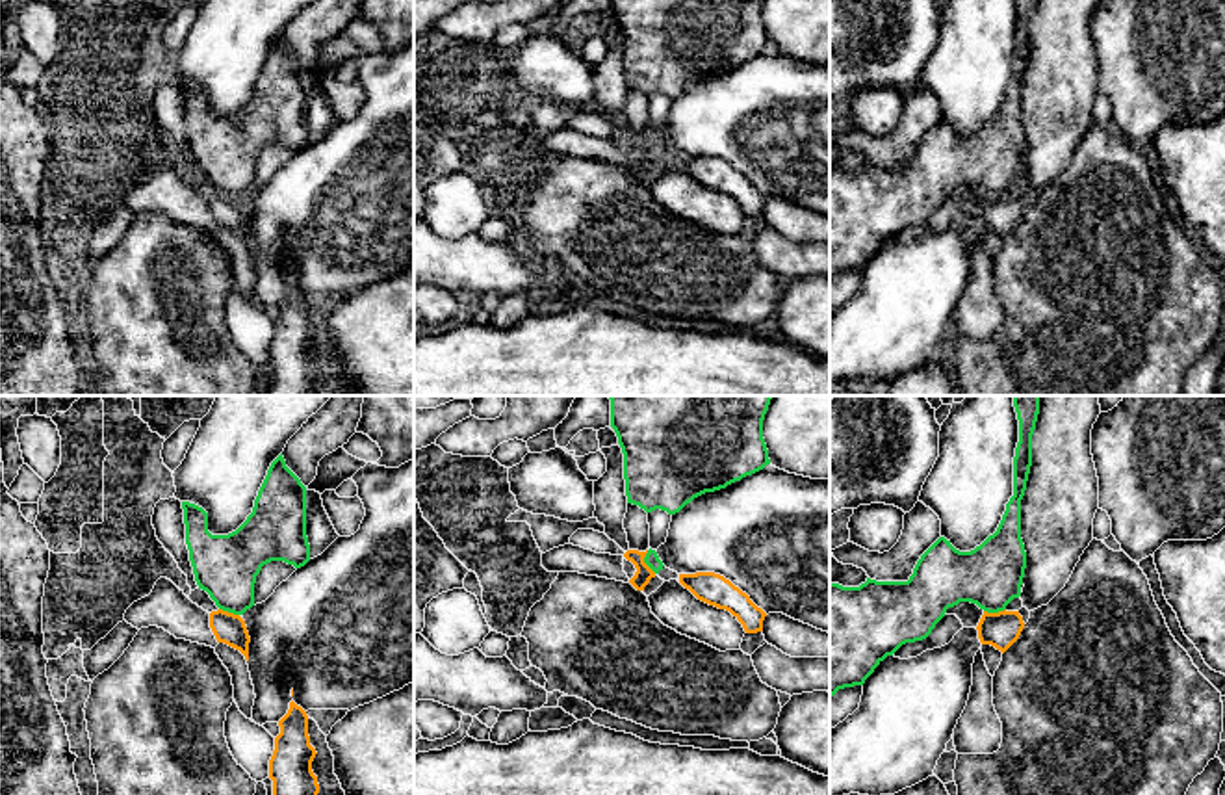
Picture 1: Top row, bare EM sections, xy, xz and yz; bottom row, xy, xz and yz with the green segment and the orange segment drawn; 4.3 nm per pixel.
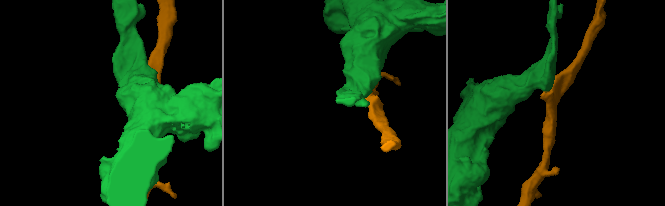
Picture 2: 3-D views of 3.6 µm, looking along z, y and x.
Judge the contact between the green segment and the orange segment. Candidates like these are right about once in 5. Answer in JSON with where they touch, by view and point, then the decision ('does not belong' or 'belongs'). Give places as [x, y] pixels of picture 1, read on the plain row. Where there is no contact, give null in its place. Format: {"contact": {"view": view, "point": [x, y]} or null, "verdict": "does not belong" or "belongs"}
{"contact": {"view": "xz", "point": [644, 145]}, "verdict": "does not belong"}

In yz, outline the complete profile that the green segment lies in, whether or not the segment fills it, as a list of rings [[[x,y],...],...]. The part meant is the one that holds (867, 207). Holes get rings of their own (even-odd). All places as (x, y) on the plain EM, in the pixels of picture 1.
[[[1017,0],[1019,26],[1013,41],[1013,80],[1006,87],[1002,104],[993,119],[971,136],[956,134],[950,124],[939,121],[917,145],[908,165],[876,165],[867,162],[859,171],[830,167],[830,282],[845,271],[863,269],[874,253],[893,240],[902,228],[926,223],[948,191],[960,186],[976,188],[987,197],[1004,195],[1006,189],[1021,180],[1026,152],[1026,136],[1021,123],[1021,84],[1032,50],[1032,19],[1038,0]]]

